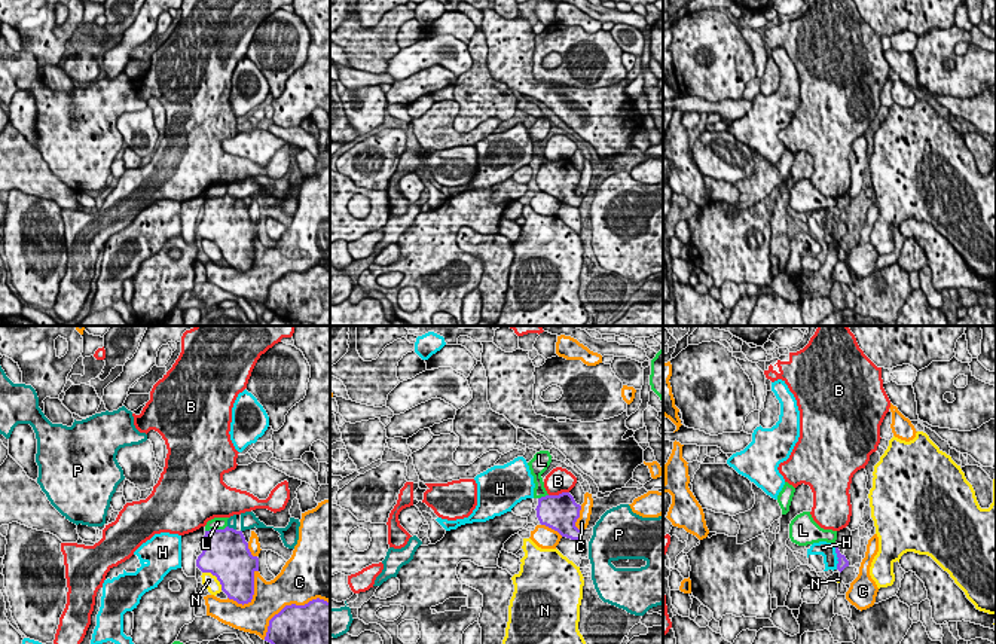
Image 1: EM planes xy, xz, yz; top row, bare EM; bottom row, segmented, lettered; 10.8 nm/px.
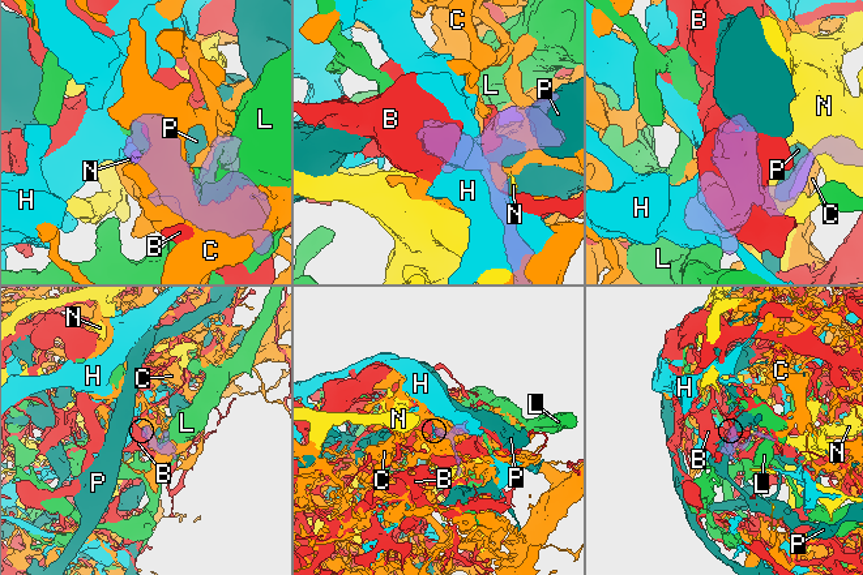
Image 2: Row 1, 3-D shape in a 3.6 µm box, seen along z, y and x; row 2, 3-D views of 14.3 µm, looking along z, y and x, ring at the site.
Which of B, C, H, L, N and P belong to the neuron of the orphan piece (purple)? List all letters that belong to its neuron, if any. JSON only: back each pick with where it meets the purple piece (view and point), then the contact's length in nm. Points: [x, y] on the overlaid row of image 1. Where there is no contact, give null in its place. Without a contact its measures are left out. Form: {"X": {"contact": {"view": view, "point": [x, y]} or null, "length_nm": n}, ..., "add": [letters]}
{"H": {"contact": {"view": "yz", "point": [837, 556]}, "length_nm": 260}, "add": ["H"]}

